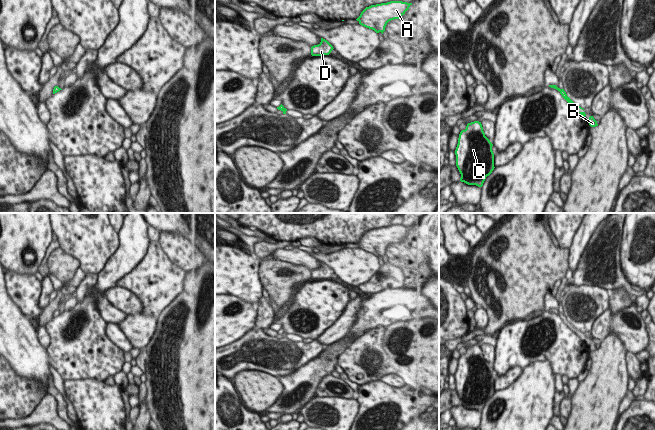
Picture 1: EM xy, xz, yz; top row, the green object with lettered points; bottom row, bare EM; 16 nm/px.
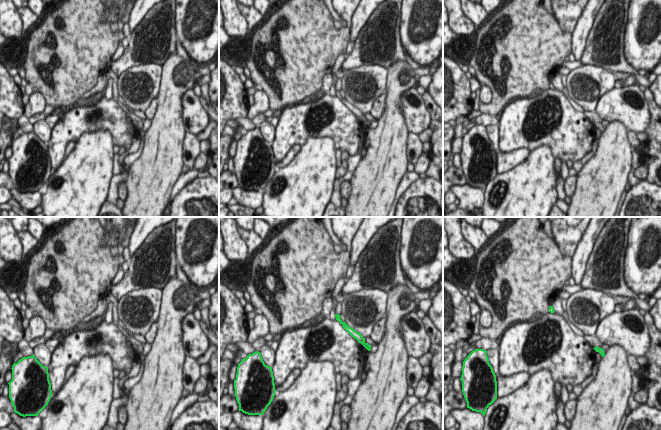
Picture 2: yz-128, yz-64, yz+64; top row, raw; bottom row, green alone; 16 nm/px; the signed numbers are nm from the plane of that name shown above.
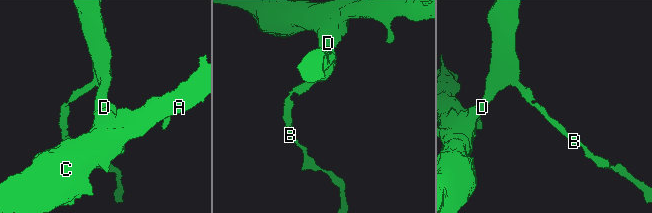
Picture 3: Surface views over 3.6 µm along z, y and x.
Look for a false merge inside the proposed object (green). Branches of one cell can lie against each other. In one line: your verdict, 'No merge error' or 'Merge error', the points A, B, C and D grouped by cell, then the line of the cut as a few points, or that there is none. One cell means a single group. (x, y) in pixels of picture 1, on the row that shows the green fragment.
Merge error. Groups: A C D / B. Split along xz (283, 107), (281, 110).

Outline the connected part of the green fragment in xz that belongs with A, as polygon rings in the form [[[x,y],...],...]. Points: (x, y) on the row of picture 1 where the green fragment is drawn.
[[[390,1],[366,7],[356,19],[360,25],[374,30],[376,33],[385,31],[387,23],[399,19],[409,9],[412,3]]]

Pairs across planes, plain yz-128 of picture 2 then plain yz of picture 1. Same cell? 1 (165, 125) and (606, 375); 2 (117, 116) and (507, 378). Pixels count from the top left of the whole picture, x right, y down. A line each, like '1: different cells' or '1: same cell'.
1: same cell
2: different cells

